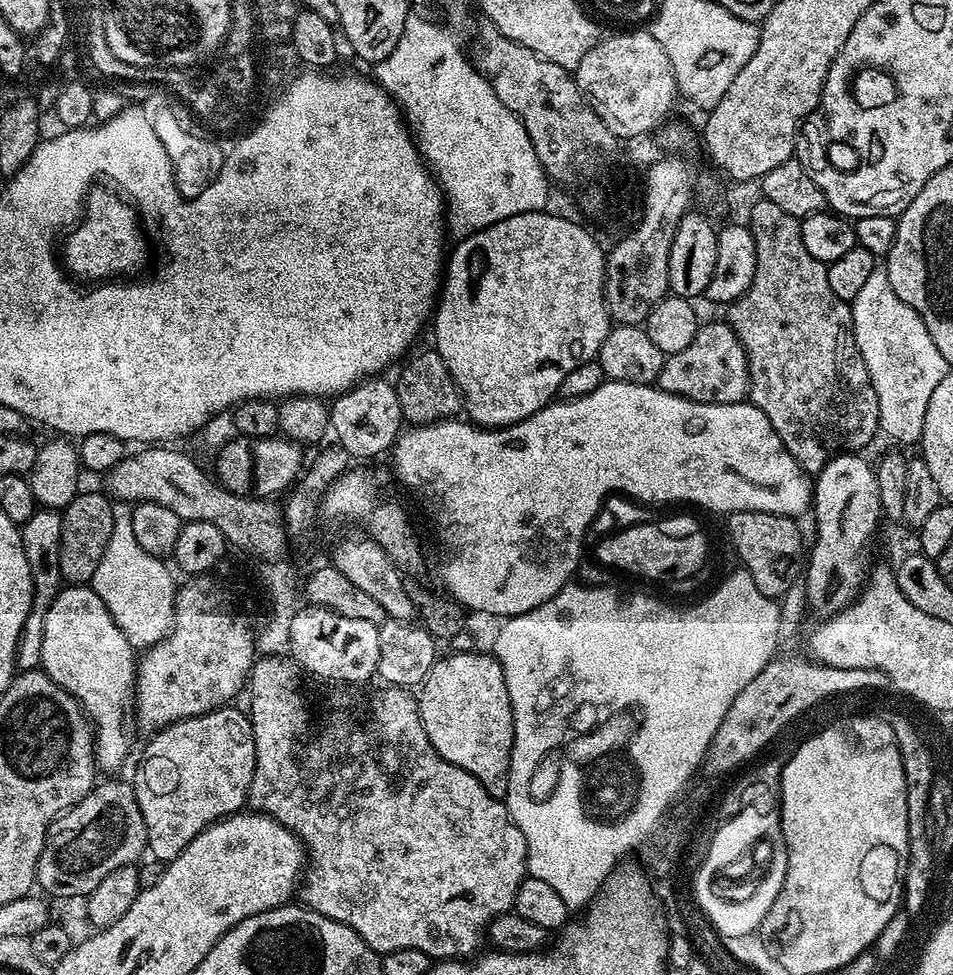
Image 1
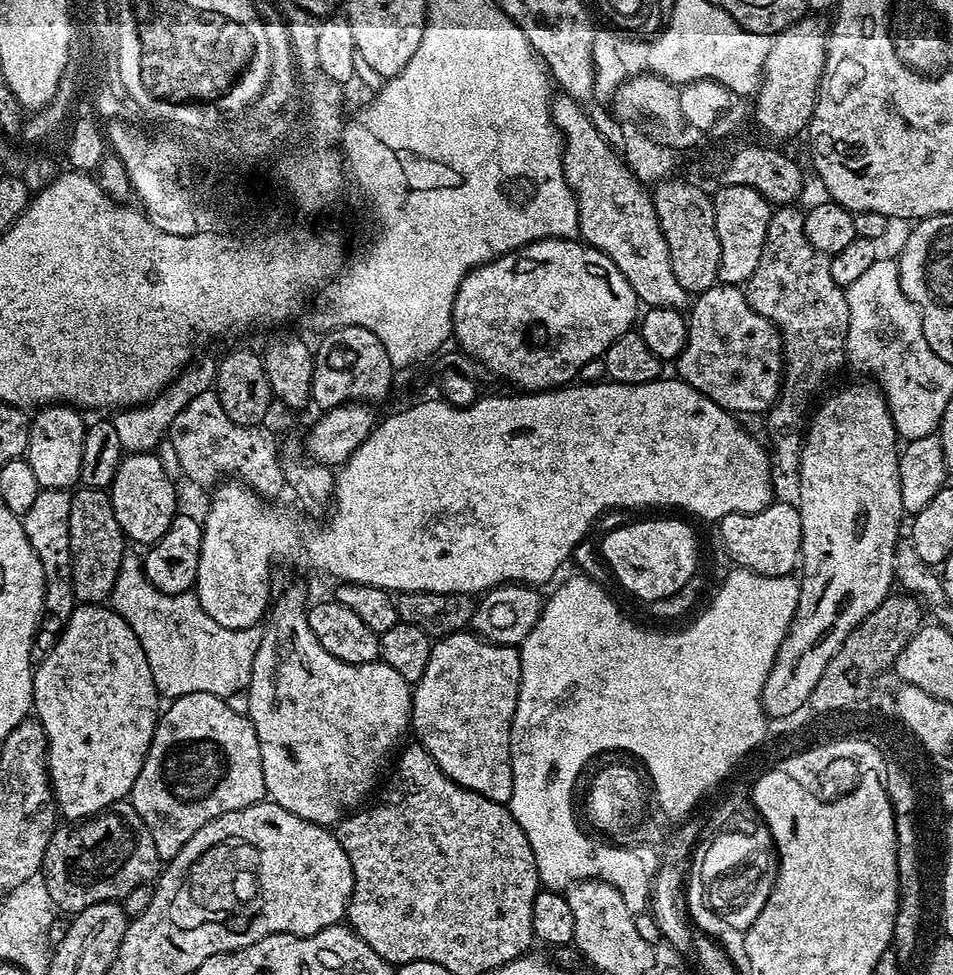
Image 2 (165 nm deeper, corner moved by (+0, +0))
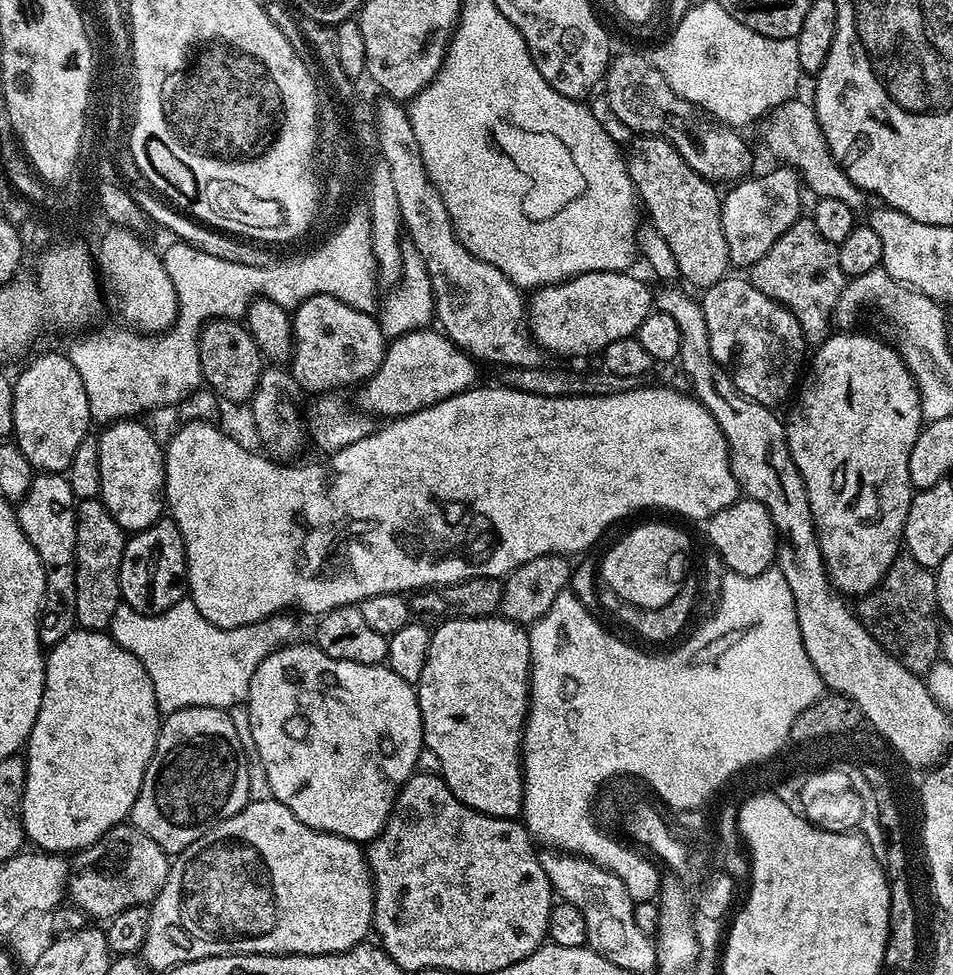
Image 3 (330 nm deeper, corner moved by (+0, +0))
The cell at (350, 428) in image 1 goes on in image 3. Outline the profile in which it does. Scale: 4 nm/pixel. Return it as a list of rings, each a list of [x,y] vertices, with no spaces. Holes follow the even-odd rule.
[[[318,294],[301,300],[291,313],[294,351],[290,357],[290,371],[297,385],[311,394],[328,394],[342,390],[346,384],[359,385],[371,378],[382,366],[386,337],[380,329],[379,319],[372,312],[363,312],[333,296]]]

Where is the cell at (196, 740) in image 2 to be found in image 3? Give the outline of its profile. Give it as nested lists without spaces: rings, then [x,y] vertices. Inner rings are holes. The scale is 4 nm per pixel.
[[[198,706],[170,712],[163,717],[156,749],[142,778],[130,822],[142,830],[142,834],[154,838],[164,852],[178,854],[186,850],[186,846],[202,838],[202,834],[210,831],[214,825],[241,812],[250,802],[248,791],[252,788],[252,780],[248,777],[248,756],[244,753],[239,730],[228,716],[231,715],[223,708]]]

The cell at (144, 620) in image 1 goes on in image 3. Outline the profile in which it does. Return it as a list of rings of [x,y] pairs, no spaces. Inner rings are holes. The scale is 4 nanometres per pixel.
[[[191,598],[152,616],[121,602],[114,610],[110,634],[146,666],[161,713],[198,706],[232,710],[235,704],[247,701],[254,670],[260,663],[274,650],[299,637],[296,635],[300,628],[292,616],[295,615],[282,611],[246,626],[219,628],[200,613]]]

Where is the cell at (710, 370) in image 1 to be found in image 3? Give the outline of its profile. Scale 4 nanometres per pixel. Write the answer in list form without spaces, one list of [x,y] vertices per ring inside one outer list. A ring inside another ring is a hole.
[[[729,274],[717,284],[703,289],[702,303],[706,314],[706,330],[710,330],[710,350],[716,361],[728,371],[734,386],[753,404],[778,407],[777,405],[787,398],[795,382],[797,385],[801,375],[804,350],[808,348],[801,324],[788,308],[774,302],[773,299],[766,298],[762,290],[752,285],[751,279],[744,277],[743,280],[735,274]]]

